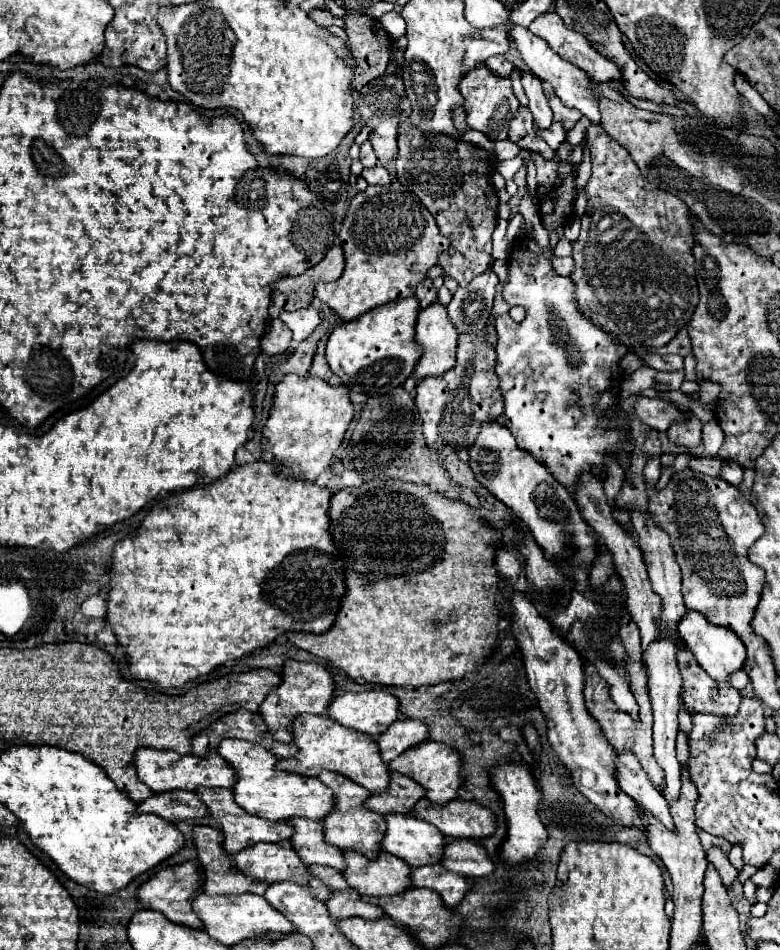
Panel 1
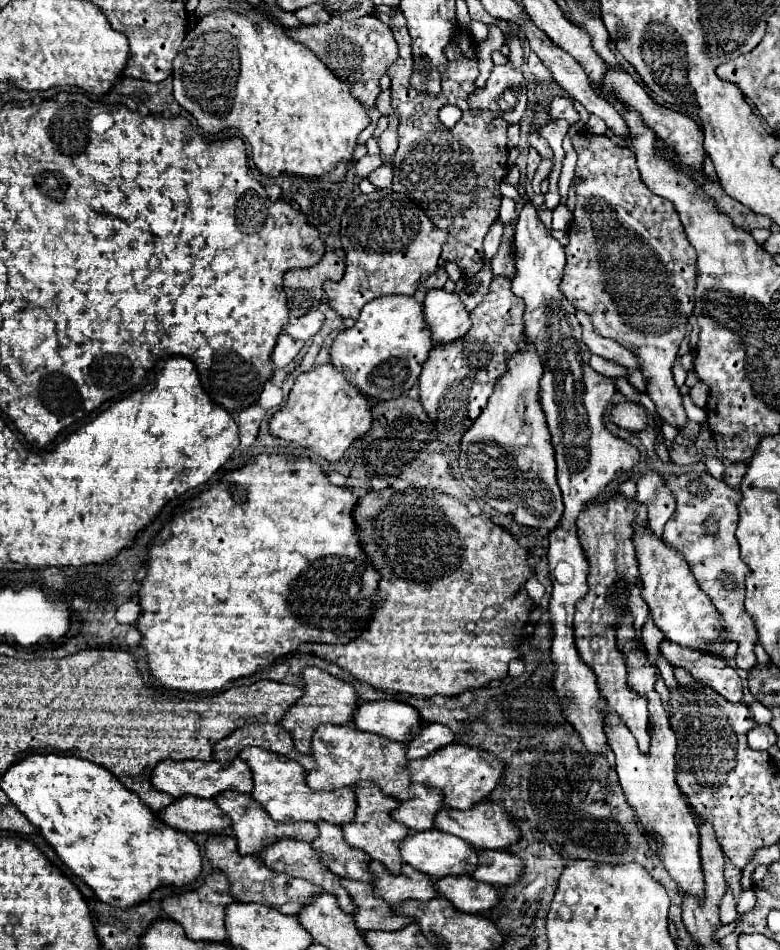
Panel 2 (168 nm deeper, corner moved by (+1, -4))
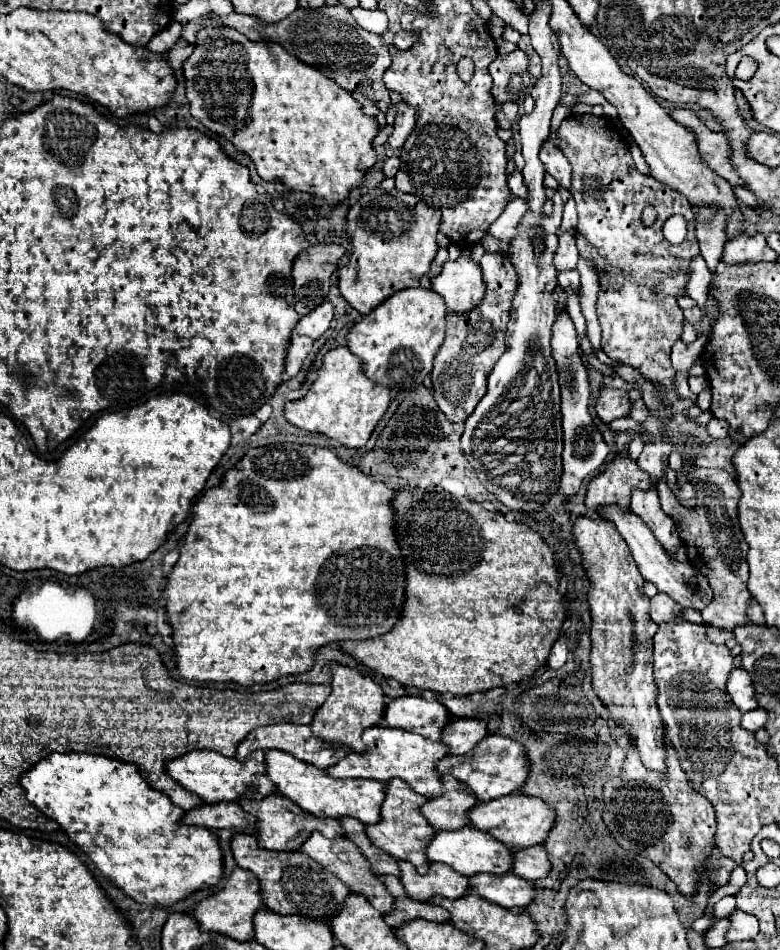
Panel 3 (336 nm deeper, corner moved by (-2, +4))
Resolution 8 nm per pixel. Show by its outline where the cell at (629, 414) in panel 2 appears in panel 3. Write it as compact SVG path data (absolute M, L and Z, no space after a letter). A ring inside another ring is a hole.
M604 387L600 391L600 397L596 401L596 413L604 423L612 423L614 419L628 417L630 409L632 409L632 403L626 391L610 389L610 387Z

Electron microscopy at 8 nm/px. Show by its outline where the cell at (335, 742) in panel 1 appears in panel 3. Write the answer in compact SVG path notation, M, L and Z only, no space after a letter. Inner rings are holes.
M382 725L366 729L362 733L362 741L366 743L364 753L350 751L350 755L346 755L334 767L328 769L328 773L334 779L368 777L368 779L376 779L376 781L388 781L392 777L400 777L402 781L406 781L410 785L412 791L416 791L418 795L424 795L428 799L438 797L442 793L440 775L436 771L436 763L448 755L446 749L442 747L442 743L438 743L438 741L432 743L430 739L422 739L422 735L414 735L408 731L398 731L398 729L382 727Z

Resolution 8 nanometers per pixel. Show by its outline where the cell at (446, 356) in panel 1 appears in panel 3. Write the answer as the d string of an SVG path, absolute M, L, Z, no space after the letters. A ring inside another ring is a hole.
M472 257L446 261L442 273L432 279L432 289L444 297L448 313L466 315L484 297L482 269Z

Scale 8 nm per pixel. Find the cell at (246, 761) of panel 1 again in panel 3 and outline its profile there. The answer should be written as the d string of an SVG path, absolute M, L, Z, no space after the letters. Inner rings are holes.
M278 749L264 751L266 757L266 775L274 783L276 791L294 801L302 811L308 811L316 817L354 817L360 819L362 823L376 823L378 821L378 811L384 799L384 783L370 781L370 779L332 779L326 771L302 763L300 759L294 759L294 755Z

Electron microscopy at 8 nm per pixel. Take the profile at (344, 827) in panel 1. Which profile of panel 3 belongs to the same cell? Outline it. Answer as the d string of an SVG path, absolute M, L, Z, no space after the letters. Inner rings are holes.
M394 777L386 781L386 797L380 809L380 821L366 825L366 835L378 849L392 855L394 859L410 861L416 871L426 871L426 839L430 839L430 835L434 833L434 827L420 813L420 805L424 801L426 797L414 793L406 783L402 783L402 779Z

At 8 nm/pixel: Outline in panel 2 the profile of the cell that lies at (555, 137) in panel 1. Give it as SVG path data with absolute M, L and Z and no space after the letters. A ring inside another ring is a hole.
M563 119L551 121L551 123L547 123L545 127L541 127L541 135L549 141L549 145L551 145L553 153L555 153L553 159L563 159L563 157L565 157L561 143L563 143L563 137L567 135L569 127L571 127L571 125L569 125L567 121L563 121Z

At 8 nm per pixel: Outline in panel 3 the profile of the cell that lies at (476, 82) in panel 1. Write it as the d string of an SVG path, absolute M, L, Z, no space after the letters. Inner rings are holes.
M516 49L514 53L506 53L506 55L498 55L490 67L488 67L492 79L494 79L494 87L492 87L492 97L498 103L506 103L506 101L520 101L530 85L532 79L526 79L528 75L528 55L520 49ZM514 77L524 77L524 79L514 79Z

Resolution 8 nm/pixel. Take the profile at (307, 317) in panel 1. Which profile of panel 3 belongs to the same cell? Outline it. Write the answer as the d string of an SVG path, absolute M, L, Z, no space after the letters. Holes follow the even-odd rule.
M326 301L322 303L320 307L316 307L314 311L310 311L308 315L304 315L298 325L296 325L296 333L298 335L308 335L312 339L318 339L328 327L330 327L330 321L332 321L332 303Z

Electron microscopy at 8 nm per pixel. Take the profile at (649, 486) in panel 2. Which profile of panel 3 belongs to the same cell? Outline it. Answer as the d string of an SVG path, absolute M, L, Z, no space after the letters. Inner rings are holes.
M648 437L644 451L638 457L638 467L650 475L654 487L658 487L658 483L664 481L666 477L670 451L672 451L672 443L668 437L662 437L662 439Z

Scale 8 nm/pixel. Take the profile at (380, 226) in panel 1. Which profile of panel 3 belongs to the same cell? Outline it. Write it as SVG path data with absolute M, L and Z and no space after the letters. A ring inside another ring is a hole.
M368 189L368 193L364 193L350 209L346 215L346 231L352 239L352 255L348 259L346 265L340 267L338 271L338 289L340 295L362 315L368 315L376 305L382 303L382 299L390 297L396 291L408 289L408 287L418 287L418 281L422 275L426 275L430 271L430 263L436 257L438 251L438 243L436 243L436 235L440 231L440 221L442 215L438 209L432 209L424 203L420 203L414 195L410 193L402 193L392 189Z

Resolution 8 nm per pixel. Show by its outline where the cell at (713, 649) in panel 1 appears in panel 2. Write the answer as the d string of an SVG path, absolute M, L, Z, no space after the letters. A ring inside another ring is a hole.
M635 525L635 549L639 559L639 571L643 579L643 599L647 601L649 615L653 617L653 623L663 631L665 639L671 639L673 643L679 643L683 647L709 651L717 657L731 659L737 653L737 643L727 641L721 643L723 633L719 629L719 613L715 611L711 599L703 595L703 591L697 587L695 577L691 575L683 555L675 551L673 547L665 545L663 539L655 539L651 535L649 527L637 527Z

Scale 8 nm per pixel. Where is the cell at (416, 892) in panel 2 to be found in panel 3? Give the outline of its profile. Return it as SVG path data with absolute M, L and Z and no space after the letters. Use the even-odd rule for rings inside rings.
M398 861L400 881L410 899L430 901L434 895L456 899L458 895L468 893L468 877L458 875L452 867L442 863L430 863L428 873L420 875L412 863Z

